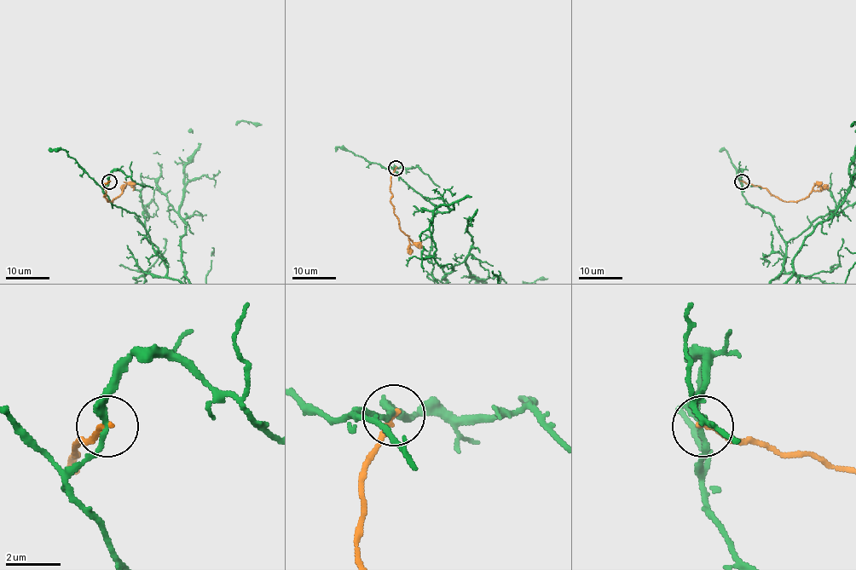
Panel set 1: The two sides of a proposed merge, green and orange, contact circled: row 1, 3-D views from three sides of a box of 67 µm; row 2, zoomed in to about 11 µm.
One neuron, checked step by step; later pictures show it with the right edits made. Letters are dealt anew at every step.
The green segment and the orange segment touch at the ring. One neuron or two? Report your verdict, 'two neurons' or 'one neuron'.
two neurons

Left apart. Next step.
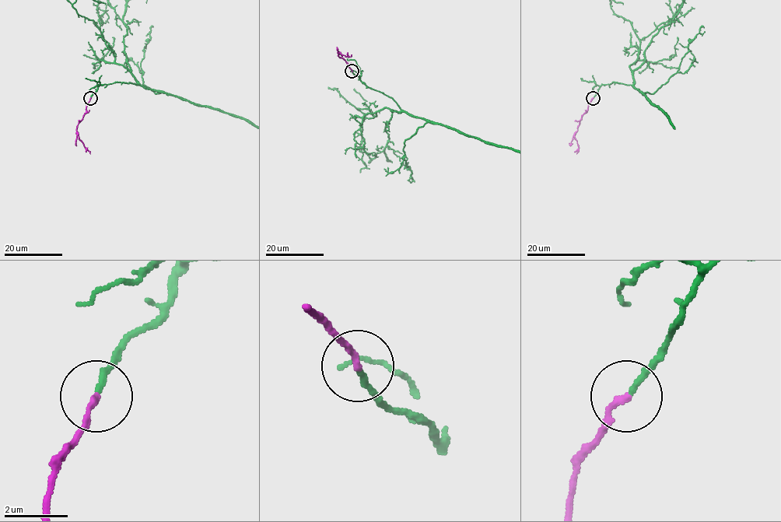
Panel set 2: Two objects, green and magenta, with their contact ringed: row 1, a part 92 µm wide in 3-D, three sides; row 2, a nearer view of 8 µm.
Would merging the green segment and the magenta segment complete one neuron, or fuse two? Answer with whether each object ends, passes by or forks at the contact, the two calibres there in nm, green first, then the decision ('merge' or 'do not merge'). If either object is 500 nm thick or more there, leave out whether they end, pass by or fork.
green ends | magenta ends | 170/190 nm | merge

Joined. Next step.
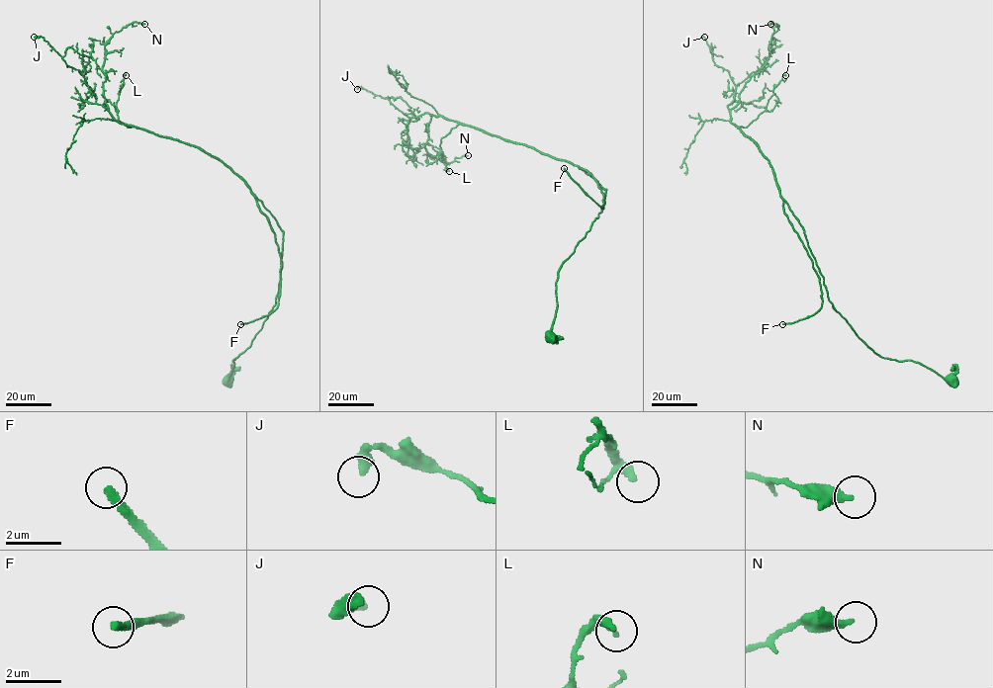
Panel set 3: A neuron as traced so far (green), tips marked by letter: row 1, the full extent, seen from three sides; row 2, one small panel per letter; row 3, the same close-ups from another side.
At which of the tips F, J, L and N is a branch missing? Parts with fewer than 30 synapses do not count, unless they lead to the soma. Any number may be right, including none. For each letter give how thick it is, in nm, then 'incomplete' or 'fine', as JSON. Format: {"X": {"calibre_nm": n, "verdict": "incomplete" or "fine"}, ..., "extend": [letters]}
{"F": {"calibre_nm": 280, "verdict": "incomplete"}, "J": {"calibre_nm": 400, "verdict": "fine"}, "L": {"calibre_nm": 220, "verdict": "fine"}, "N": {"calibre_nm": 320, "verdict": "fine"}, "extend": ["F"]}

